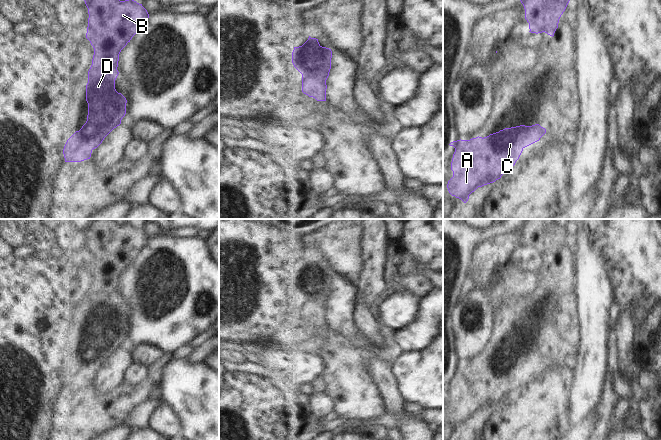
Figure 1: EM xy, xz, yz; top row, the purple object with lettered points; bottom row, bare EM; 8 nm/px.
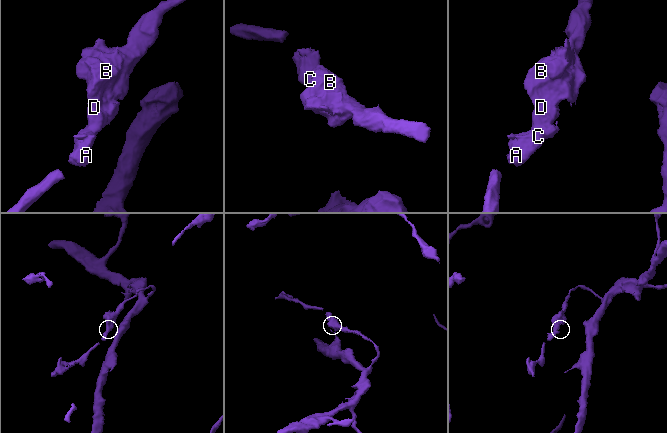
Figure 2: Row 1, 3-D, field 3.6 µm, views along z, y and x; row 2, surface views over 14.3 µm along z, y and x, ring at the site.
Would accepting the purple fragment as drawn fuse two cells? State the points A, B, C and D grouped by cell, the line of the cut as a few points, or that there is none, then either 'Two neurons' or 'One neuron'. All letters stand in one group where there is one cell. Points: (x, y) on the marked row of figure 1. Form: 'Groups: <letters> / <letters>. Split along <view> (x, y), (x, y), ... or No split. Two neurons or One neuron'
Groups: A B C D. No split. One neuron

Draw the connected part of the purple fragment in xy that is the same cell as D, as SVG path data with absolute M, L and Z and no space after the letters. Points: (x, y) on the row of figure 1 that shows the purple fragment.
M134 0L84 1L89 14L86 38L94 48L86 85L88 115L86 123L67 140L64 146L65 162L81 162L90 159L92 150L97 148L104 138L121 124L126 114L127 100L115 89L115 80L119 74L117 70L119 54L149 18L142 4Z

